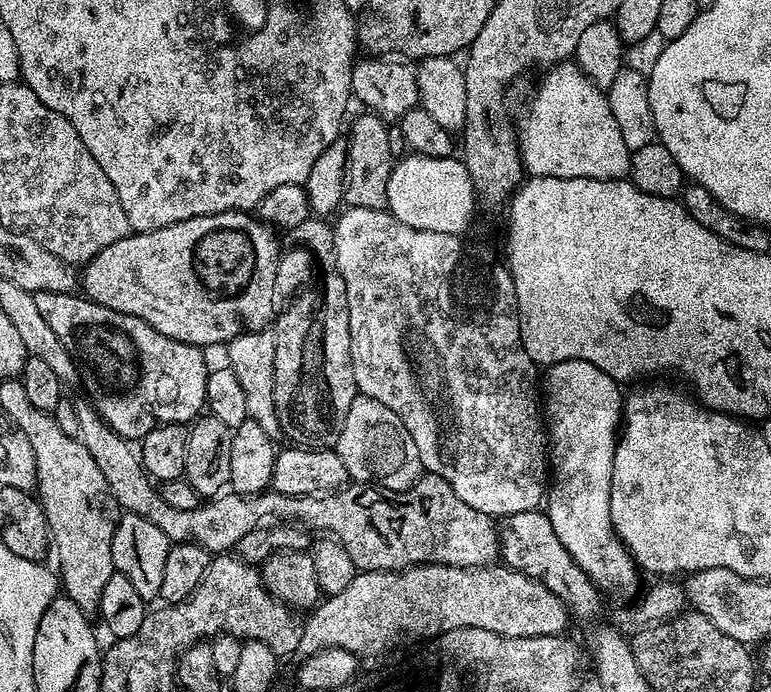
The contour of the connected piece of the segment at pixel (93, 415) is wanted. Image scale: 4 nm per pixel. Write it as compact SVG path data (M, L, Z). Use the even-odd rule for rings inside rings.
M78 398L72 400L75 417L77 418L77 434L76 440L82 442L82 446L86 446L86 451L90 454L90 458L94 458L94 463L98 465L98 470L102 470L102 478L106 478L106 486L110 486L110 494L114 494L117 504L125 513L132 513L141 518L146 518L152 522L166 534L166 538L178 544L197 544L208 551L209 554L228 554L239 545L242 538L246 538L246 534L250 534L250 530L258 530L265 528L267 524L273 522L283 522L286 524L299 524L316 534L327 534L333 536L338 542L342 542L342 546L346 546L346 554L350 554L350 562L354 562L354 566L361 572L394 572L402 568L412 568L415 564L449 564L450 566L458 566L459 568L486 568L489 567L499 557L500 554L500 534L498 524L493 517L482 514L482 510L474 510L474 506L466 506L466 502L462 502L462 498L458 498L458 494L454 494L454 486L450 486L450 482L446 482L446 478L441 476L433 476L431 474L421 475L418 480L406 489L404 492L389 492L381 490L376 486L361 486L359 483L349 483L347 486L338 488L334 492L326 492L314 496L291 496L290 494L282 494L281 492L273 492L265 490L256 493L255 496L241 496L240 493L229 491L227 494L221 494L205 499L194 510L174 510L174 506L169 506L162 499L159 487L146 475L144 463L140 461L137 449L133 447L124 437L119 436L110 425L106 423L101 416L96 413L96 407L91 400L87 398Z

